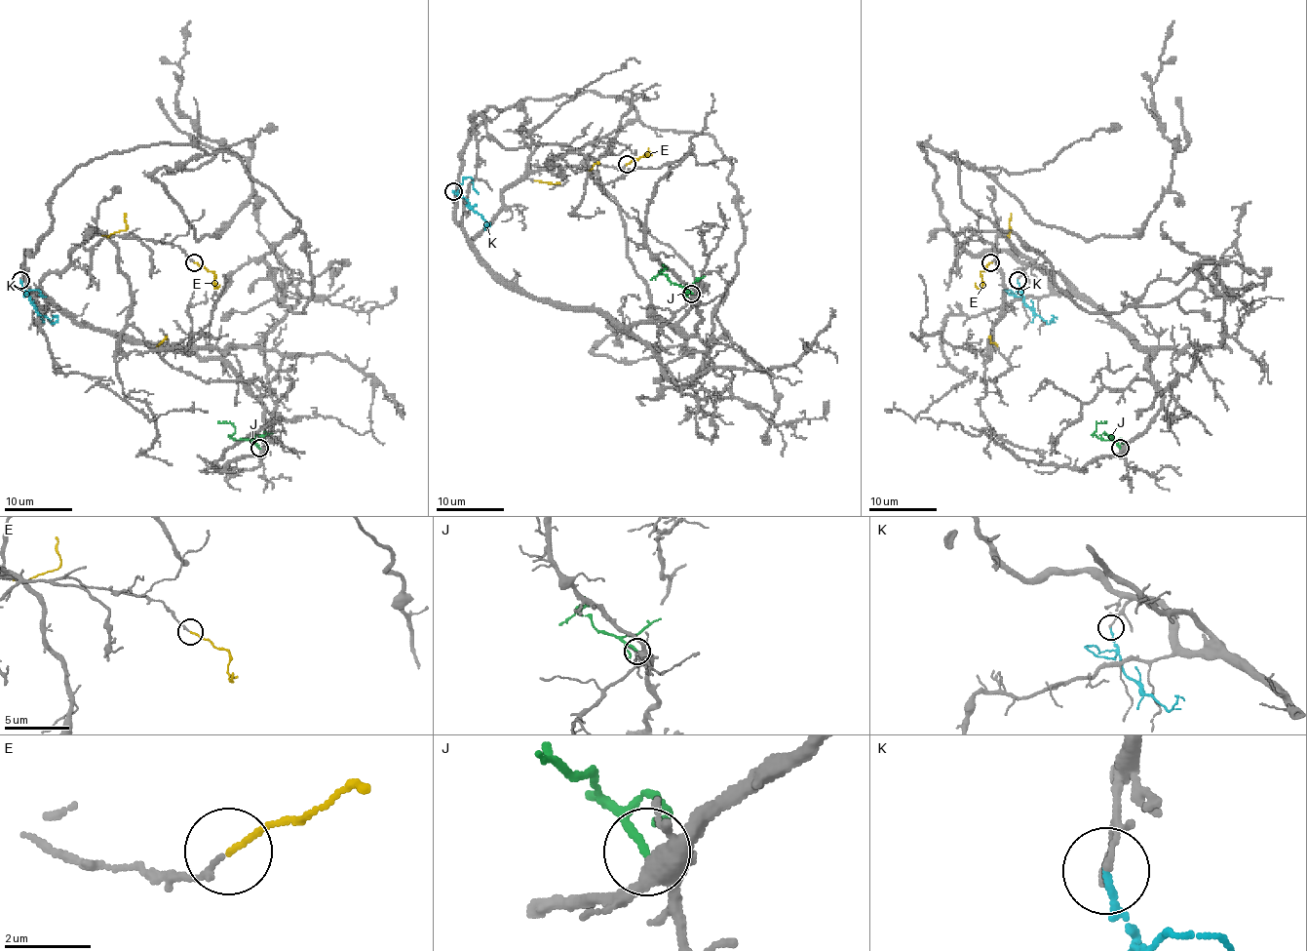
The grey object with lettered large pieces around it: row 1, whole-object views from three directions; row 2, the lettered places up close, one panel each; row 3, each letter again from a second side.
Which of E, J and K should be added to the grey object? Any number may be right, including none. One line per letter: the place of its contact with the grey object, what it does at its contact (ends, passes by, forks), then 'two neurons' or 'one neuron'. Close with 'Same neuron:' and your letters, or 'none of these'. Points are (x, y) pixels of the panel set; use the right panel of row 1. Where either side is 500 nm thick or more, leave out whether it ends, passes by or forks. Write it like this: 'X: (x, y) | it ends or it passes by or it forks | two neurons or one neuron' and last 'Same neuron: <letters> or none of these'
E: (990, 262) | it ends | two neurons
J: (1120, 448) | it ends | one neuron
K: (1018, 280) | it ends | two neurons
Same neuron: J

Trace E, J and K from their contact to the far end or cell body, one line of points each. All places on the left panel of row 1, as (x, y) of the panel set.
E: (194, 262), (212, 273), (214, 288), (156, 346)
J: (258, 448), (249, 440), (229, 438), (235, 433), (229, 422), (217, 421)
K: (20, 280), (35, 310), (53, 324), (57, 319), (53, 319)

